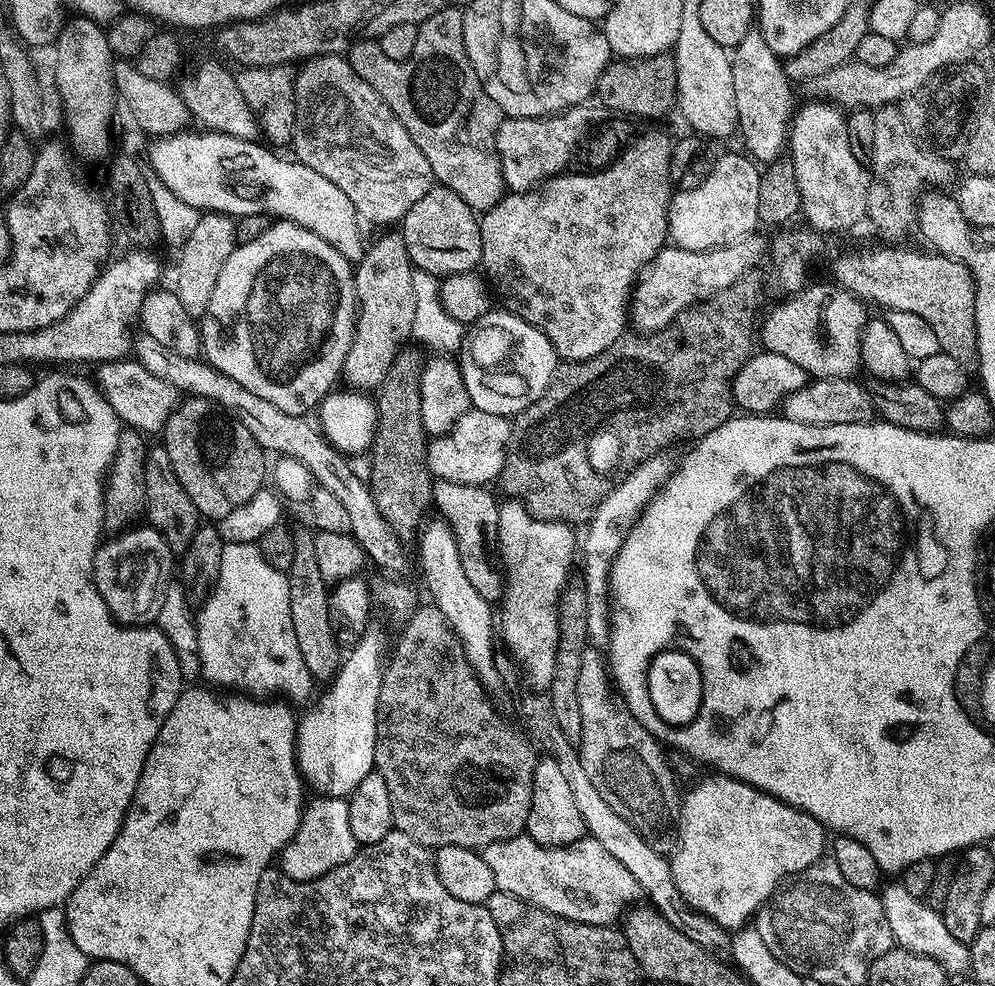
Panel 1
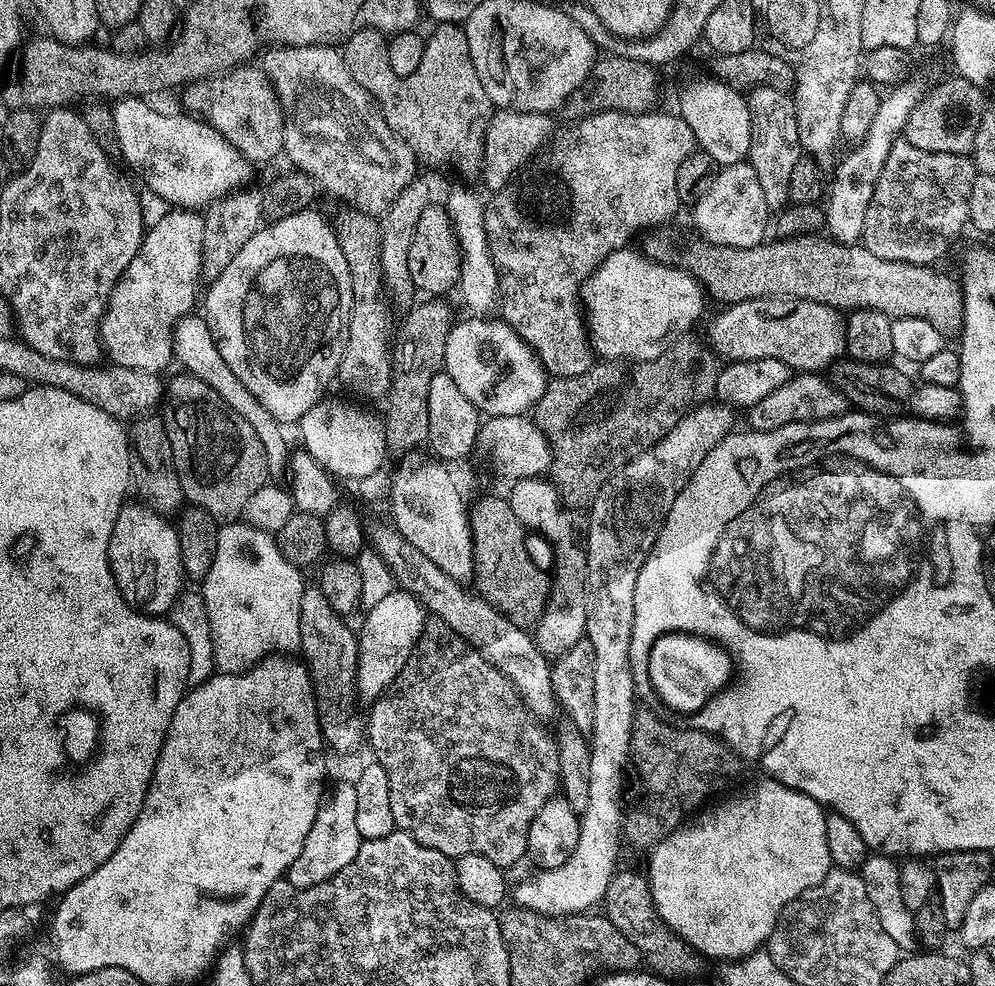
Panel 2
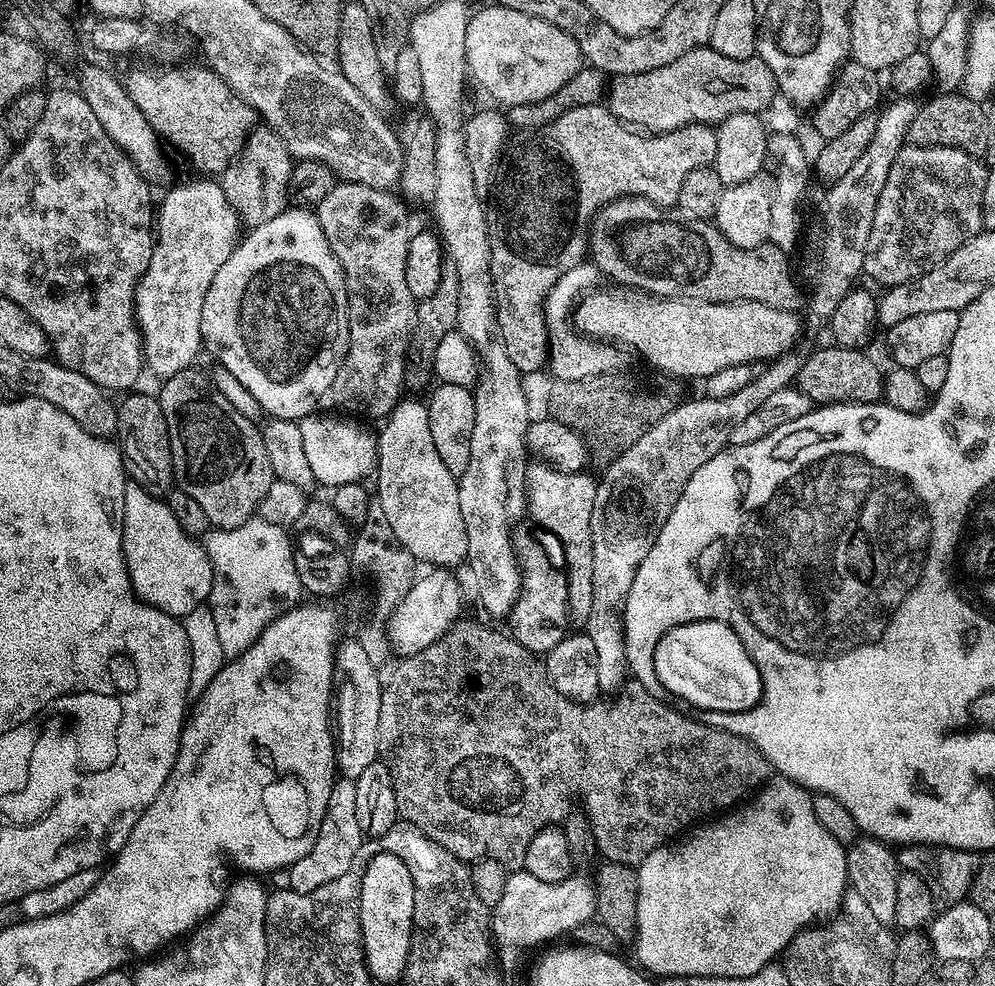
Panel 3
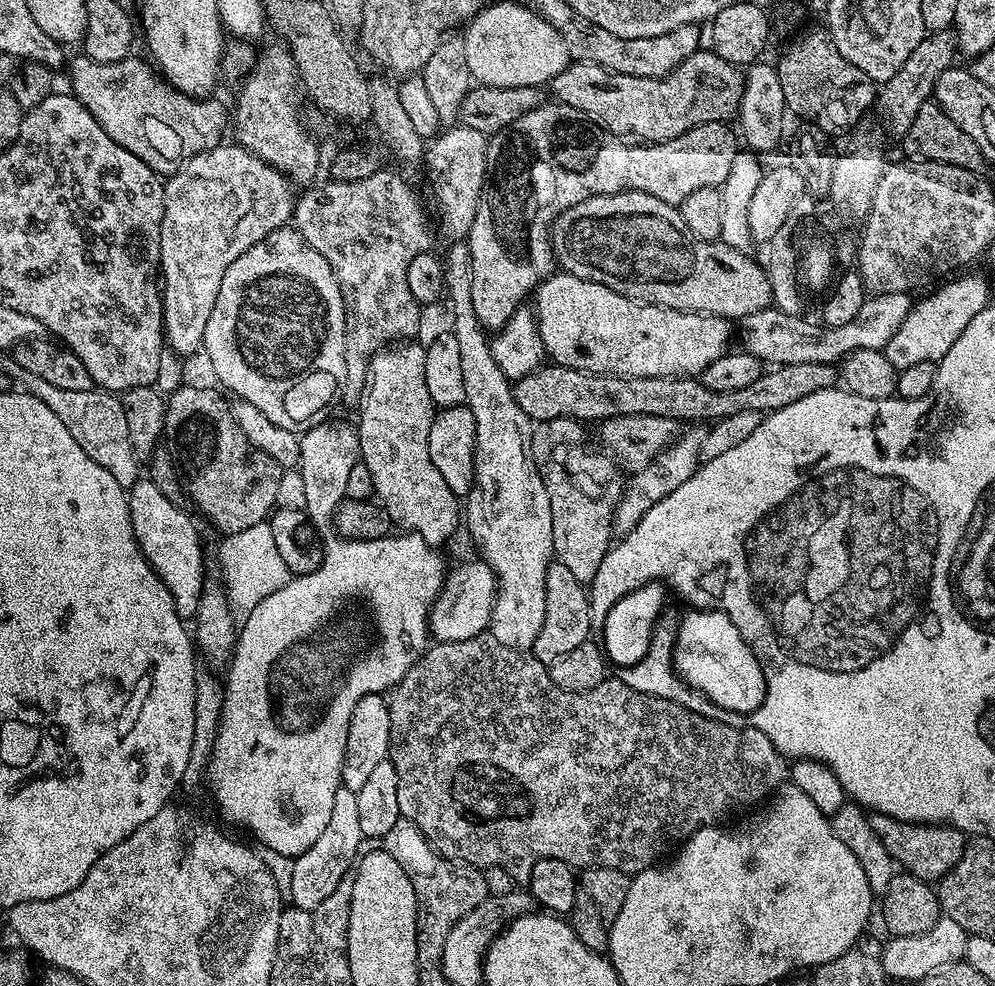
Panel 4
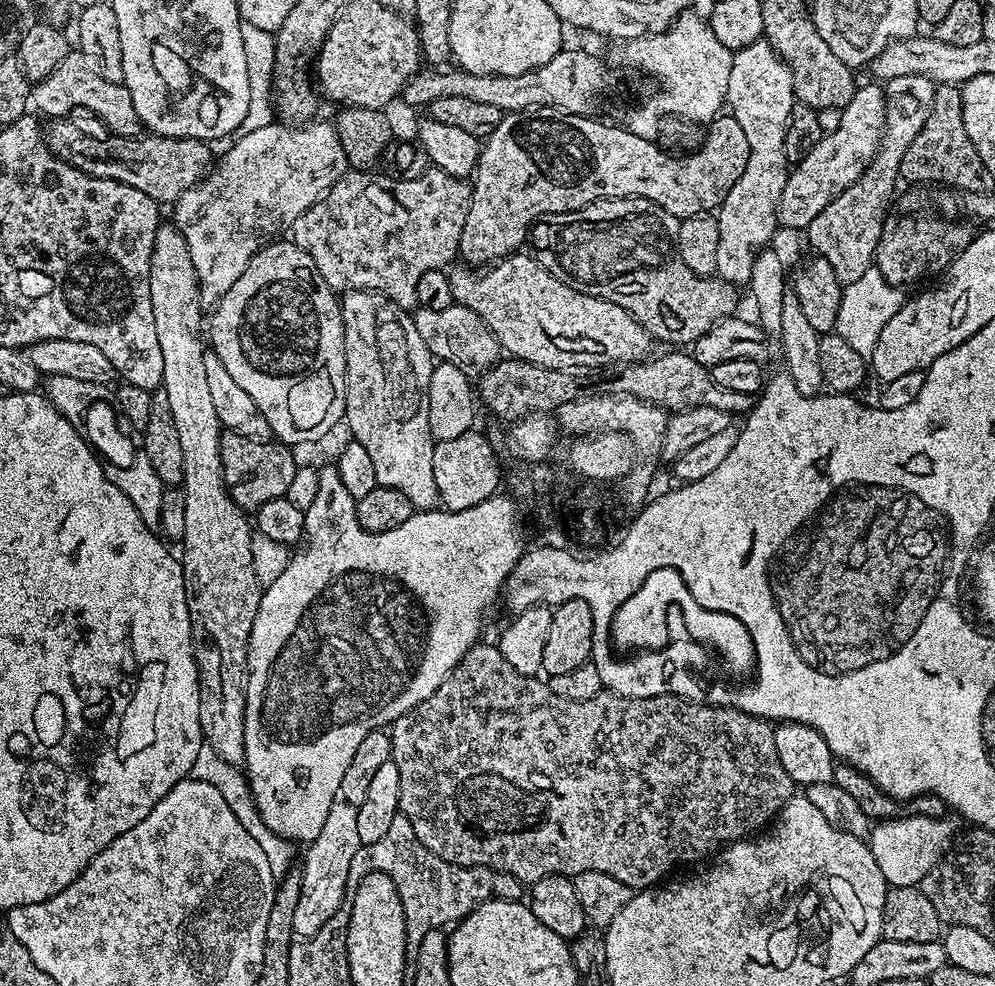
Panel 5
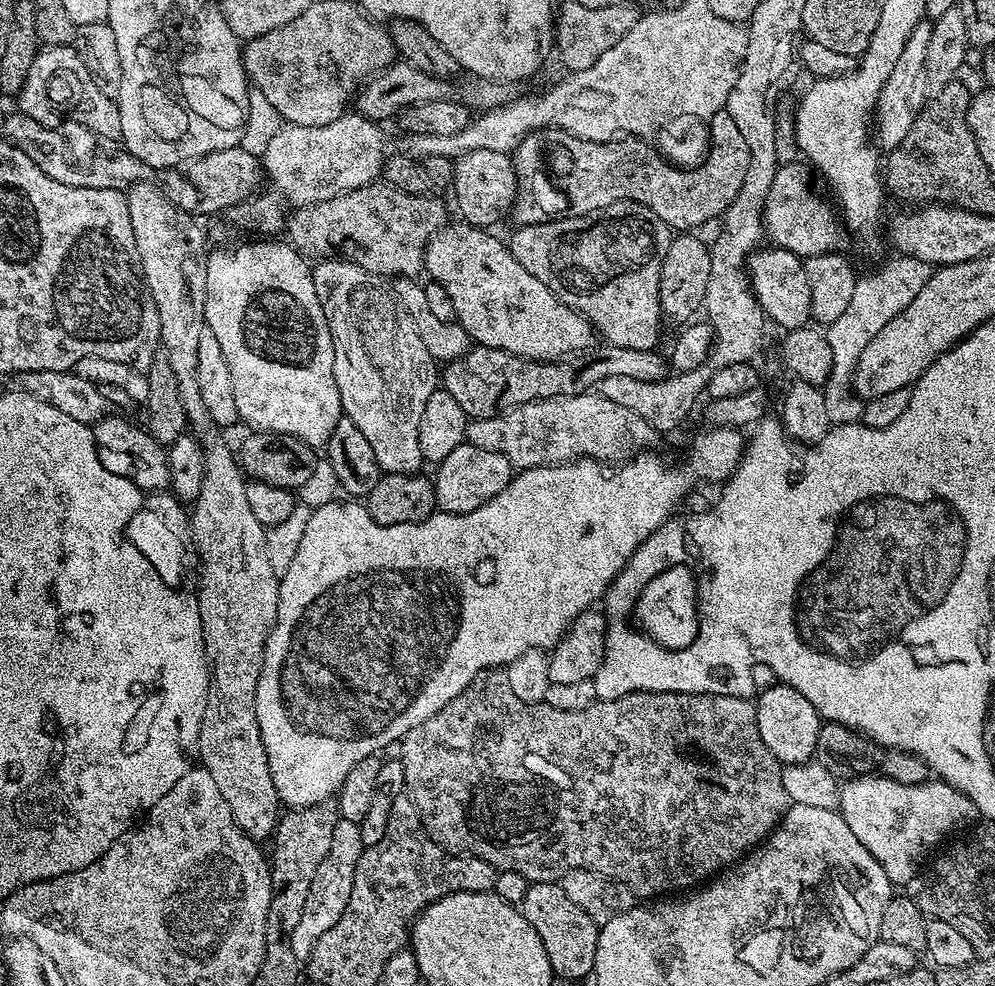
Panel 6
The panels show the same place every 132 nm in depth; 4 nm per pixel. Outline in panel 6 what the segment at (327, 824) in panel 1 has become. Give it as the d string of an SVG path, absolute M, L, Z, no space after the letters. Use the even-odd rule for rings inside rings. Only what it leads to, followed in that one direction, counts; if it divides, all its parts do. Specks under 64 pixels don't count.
M339 820L334 826L334 838L330 842L330 854L318 866L318 874L310 886L310 895L306 898L306 906L302 906L302 919L298 926L294 926L294 934L290 934L290 946L294 946L294 954L301 962L307 961L309 954L314 950L318 938L342 918L346 910L346 902L350 902L350 890L356 873L356 863L364 853L362 830L354 822Z

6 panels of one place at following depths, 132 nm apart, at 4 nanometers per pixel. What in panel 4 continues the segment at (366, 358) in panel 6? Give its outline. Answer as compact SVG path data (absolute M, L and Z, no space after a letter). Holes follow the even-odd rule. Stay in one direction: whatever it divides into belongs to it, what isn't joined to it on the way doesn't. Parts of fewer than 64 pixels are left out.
M397 342L387 348L380 349L375 356L372 357L371 364L368 365L368 386L362 397L362 403L359 405L360 424L358 423L358 431L360 433L360 459L366 466L366 470L370 470L370 478L374 478L374 496L379 503L384 505L384 509L390 514L393 525L397 529L403 530L405 533L413 536L420 536L427 544L433 546L441 546L456 532L456 527L462 524L462 504L458 497L454 494L454 490L450 490L450 486L446 486L446 482L442 479L442 474L438 474L438 469L434 466L434 461L430 458L430 426L434 415L434 405L430 398L430 390L426 390L426 348L423 343L417 342Z

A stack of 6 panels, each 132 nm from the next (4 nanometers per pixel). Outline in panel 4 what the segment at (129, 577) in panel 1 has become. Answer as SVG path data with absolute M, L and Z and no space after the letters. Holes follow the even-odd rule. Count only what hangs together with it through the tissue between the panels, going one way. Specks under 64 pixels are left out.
M141 478L127 489L130 506L130 522L134 526L134 538L158 578L170 590L177 614L182 618L195 617L202 602L204 577L204 548L200 545L200 532L196 524L183 511L181 505L170 502L158 486L147 478Z

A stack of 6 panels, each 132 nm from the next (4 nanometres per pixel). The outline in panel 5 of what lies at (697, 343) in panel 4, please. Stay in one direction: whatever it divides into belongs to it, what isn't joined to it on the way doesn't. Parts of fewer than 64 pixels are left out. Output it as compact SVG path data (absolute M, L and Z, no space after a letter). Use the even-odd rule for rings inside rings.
M531 255L506 256L483 270L472 266L459 267L453 267L448 272L453 301L474 310L474 314L478 314L478 318L482 318L482 322L490 326L501 349L509 357L547 368L596 370L613 362L620 366L631 364L645 359L653 351L651 348L654 347L654 341L648 331L629 312L622 310L622 306L591 296L588 292L574 290L566 286L566 282L558 282L558 278L554 278L554 274L545 270Z

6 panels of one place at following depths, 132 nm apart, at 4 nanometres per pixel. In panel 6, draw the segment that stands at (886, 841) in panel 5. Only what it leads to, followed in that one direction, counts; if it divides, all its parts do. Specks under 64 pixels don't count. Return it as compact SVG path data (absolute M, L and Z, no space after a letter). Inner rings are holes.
M879 774L857 776L847 781L840 788L838 811L846 826L850 826L854 838L858 838L858 842L862 842L862 846L866 846L866 850L870 850L872 857L886 870L886 878L893 886L908 885L922 868L920 859L943 836L967 829L978 816L974 802L970 802L966 794L954 790L939 778L929 778L923 784L899 784Z

